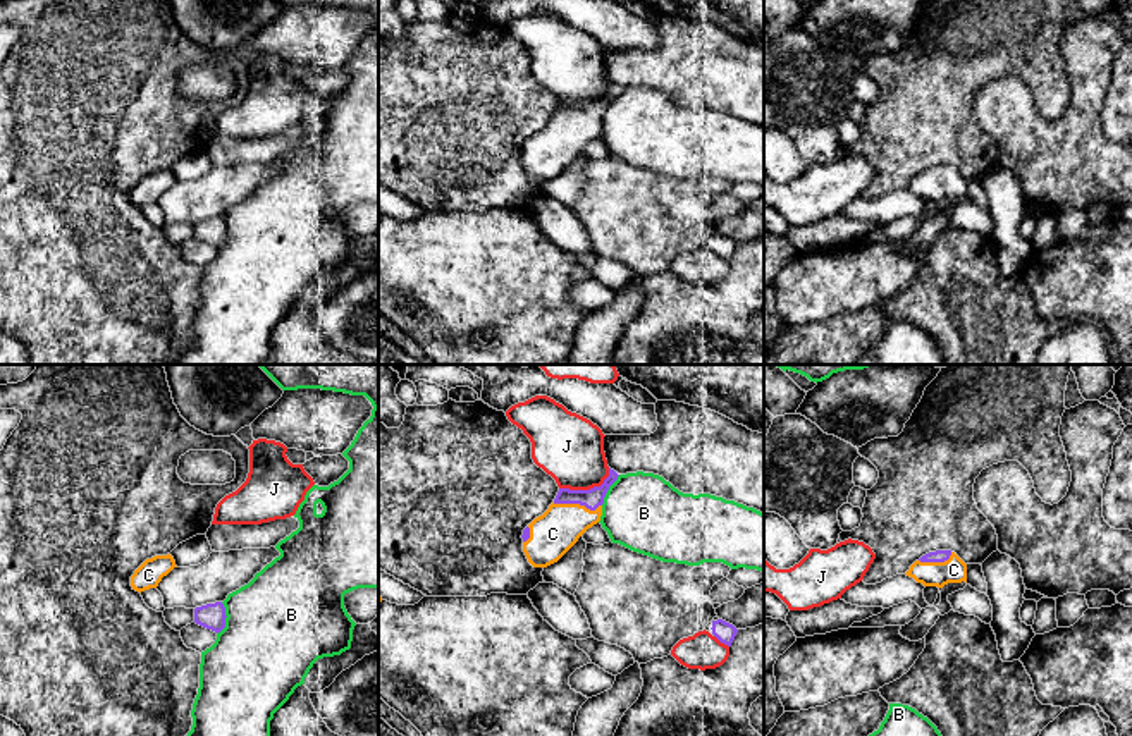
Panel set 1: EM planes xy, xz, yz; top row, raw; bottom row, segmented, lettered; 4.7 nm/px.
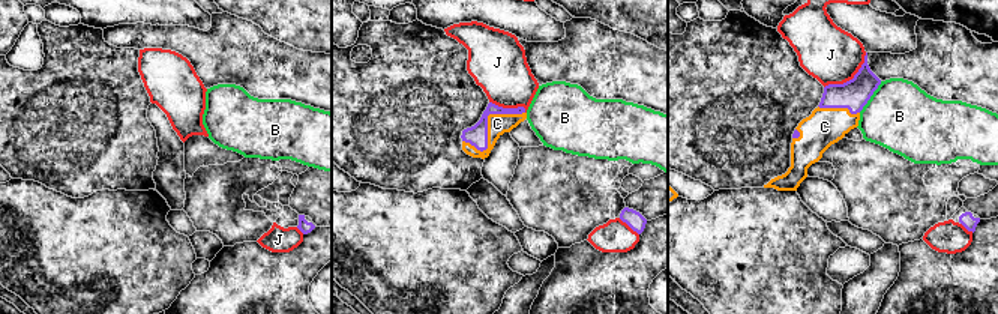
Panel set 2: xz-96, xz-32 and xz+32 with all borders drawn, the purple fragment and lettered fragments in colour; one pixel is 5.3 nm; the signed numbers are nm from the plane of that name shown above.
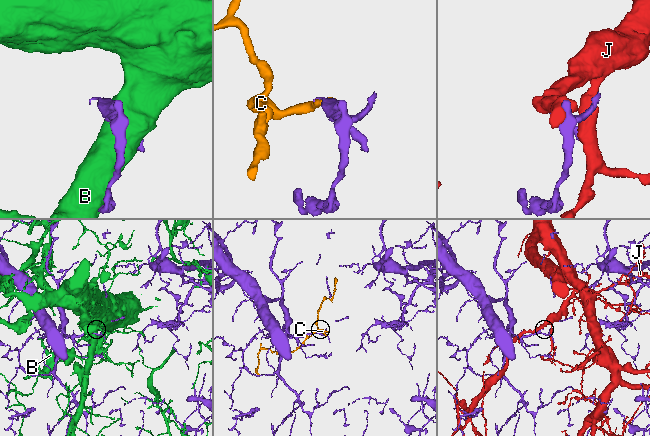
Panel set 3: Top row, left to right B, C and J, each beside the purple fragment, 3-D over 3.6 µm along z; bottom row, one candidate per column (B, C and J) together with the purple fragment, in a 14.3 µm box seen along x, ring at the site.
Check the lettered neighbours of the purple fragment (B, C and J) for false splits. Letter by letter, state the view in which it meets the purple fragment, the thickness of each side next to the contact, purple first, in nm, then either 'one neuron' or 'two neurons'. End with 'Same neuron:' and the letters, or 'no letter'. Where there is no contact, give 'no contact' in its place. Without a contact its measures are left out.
B: xy | 130/480 nm | two neurons
C: xz | 90/200 nm | one neuron
J: xz | 90/320 nm | two neurons
Same neuron: C

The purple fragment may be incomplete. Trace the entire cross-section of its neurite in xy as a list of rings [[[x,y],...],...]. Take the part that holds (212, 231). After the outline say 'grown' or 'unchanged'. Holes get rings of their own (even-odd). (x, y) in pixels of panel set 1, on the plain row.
[[[222,217],[194,224],[194,237],[215,248],[220,248],[225,242],[225,232],[225,222]]] | unchanged

